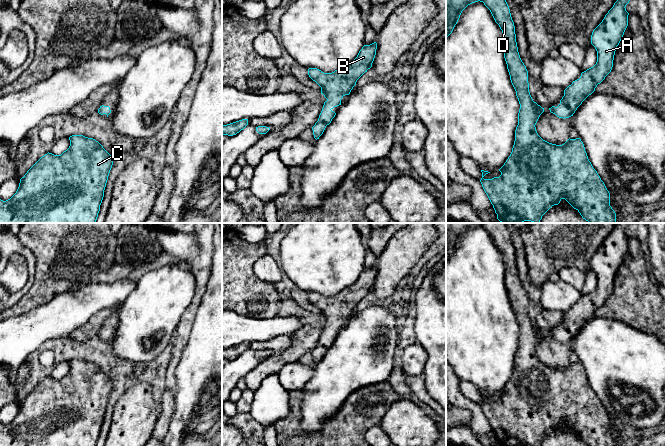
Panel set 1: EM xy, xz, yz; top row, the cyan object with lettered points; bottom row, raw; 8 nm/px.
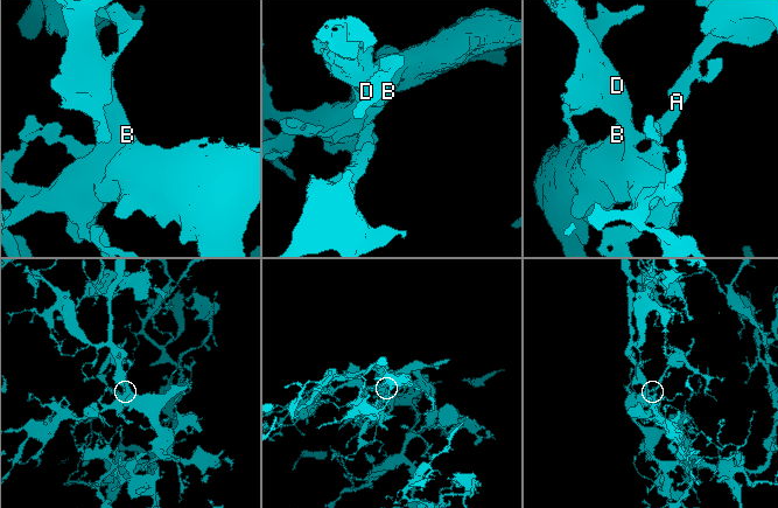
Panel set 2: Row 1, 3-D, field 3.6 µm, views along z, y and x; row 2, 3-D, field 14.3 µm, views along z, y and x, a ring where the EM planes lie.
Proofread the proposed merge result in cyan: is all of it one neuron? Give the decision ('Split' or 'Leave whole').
Leave whole

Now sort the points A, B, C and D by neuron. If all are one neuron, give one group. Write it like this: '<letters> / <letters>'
A B C D

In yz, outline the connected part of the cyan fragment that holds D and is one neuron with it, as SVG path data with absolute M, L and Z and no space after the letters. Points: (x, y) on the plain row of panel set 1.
M446 223L446 262L452 257L457 248L462 235L470 228L475 226L483 226L490 234L495 246L499 249L503 257L504 263L504 282L510 299L511 307L516 315L520 333L518 337L518 349L515 354L515 365L512 376L504 389L499 393L501 399L492 403L484 403L483 401L490 397L481 394L482 402L480 404L482 411L487 418L497 443L501 447L523 447L531 445L539 447L542 440L554 429L558 429L562 423L565 423L574 433L576 433L583 443L589 447L616 447L616 437L610 430L610 417L604 406L601 404L597 395L593 392L588 383L585 371L580 362L568 363L562 369L556 369L543 364L536 355L536 347L540 339L544 336L544 332L533 325L529 316L528 295L522 286L515 258L515 250L511 241L509 230L505 223Z

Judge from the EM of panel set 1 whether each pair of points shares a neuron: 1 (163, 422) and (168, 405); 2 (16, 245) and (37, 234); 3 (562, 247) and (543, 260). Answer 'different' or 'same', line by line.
1: same
2: different
3: same

